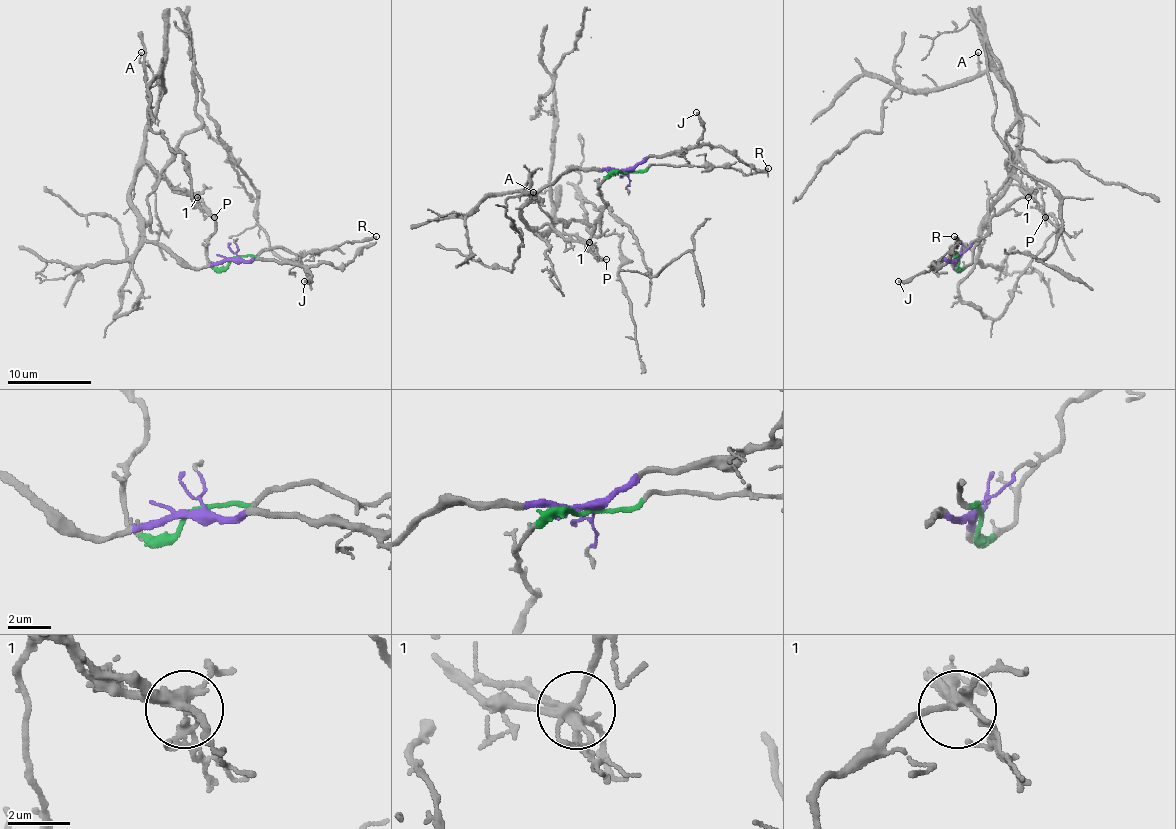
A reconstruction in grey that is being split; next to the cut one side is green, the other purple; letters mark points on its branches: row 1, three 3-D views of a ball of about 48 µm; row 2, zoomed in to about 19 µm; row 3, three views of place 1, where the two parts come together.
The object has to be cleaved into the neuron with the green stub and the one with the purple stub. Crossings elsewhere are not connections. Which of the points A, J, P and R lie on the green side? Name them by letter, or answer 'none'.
P, R

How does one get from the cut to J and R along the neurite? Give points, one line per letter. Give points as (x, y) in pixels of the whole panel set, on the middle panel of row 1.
J: (626, 170), (632, 170), (649, 156), (684, 154), (699, 141), (703, 131), (697, 112)
R: (626, 173), (663, 164), (730, 166), (747, 175), (768, 168)

